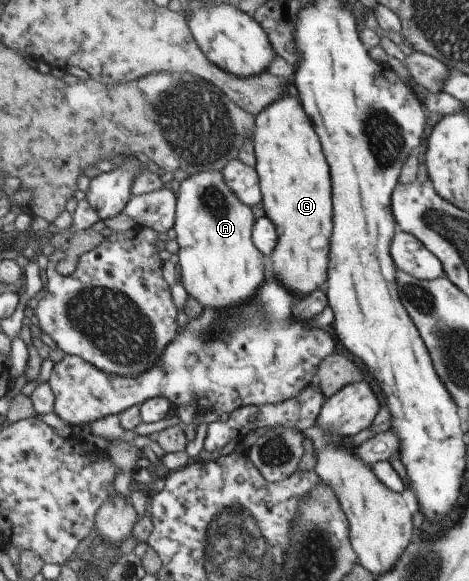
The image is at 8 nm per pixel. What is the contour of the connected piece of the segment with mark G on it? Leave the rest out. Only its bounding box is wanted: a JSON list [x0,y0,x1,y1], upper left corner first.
[253,94,333,296]

